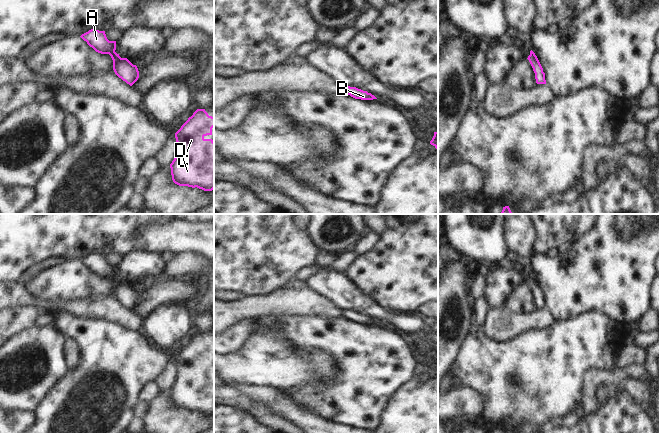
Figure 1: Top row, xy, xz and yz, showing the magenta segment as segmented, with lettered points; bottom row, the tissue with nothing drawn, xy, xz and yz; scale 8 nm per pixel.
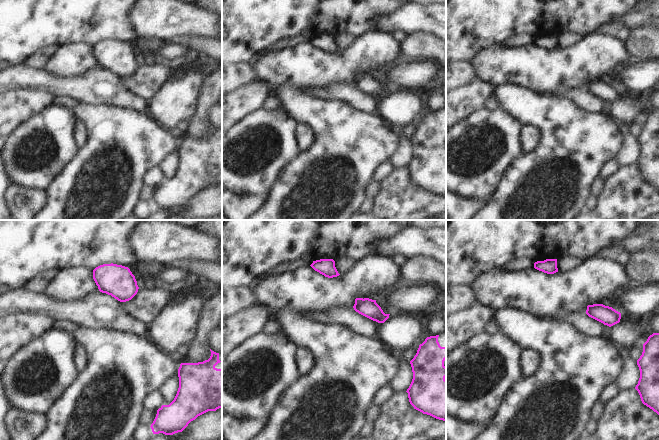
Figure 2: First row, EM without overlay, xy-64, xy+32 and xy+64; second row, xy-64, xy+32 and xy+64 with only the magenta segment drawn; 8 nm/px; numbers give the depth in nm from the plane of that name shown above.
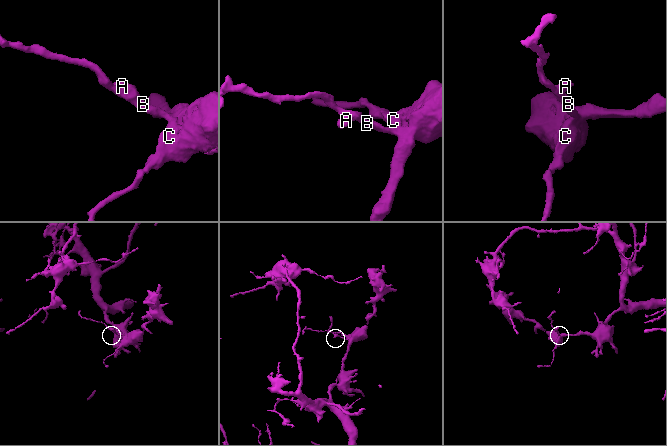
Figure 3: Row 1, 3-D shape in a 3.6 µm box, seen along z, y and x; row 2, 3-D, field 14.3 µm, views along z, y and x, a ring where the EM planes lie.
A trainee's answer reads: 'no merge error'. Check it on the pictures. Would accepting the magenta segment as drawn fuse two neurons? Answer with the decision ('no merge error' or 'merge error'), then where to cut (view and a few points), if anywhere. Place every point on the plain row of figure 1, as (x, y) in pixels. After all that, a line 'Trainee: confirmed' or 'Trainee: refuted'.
no merge error; cut none
Trainee: confirmed

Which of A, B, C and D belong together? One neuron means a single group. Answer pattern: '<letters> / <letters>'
A B C D

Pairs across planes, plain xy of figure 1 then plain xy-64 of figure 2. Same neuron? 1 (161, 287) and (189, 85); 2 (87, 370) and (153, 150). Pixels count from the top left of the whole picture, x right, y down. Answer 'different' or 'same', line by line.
1: different
2: same

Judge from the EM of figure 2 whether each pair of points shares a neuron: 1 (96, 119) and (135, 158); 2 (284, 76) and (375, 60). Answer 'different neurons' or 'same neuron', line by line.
1: same neuron
2: same neuron

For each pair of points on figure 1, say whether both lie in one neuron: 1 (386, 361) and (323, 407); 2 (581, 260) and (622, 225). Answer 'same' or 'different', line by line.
1: same
2: same

